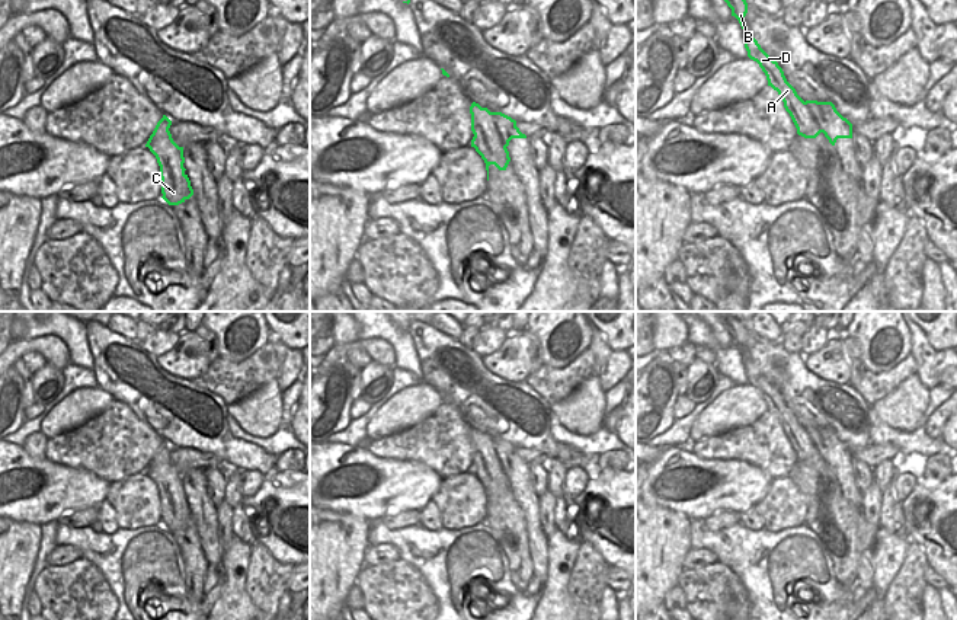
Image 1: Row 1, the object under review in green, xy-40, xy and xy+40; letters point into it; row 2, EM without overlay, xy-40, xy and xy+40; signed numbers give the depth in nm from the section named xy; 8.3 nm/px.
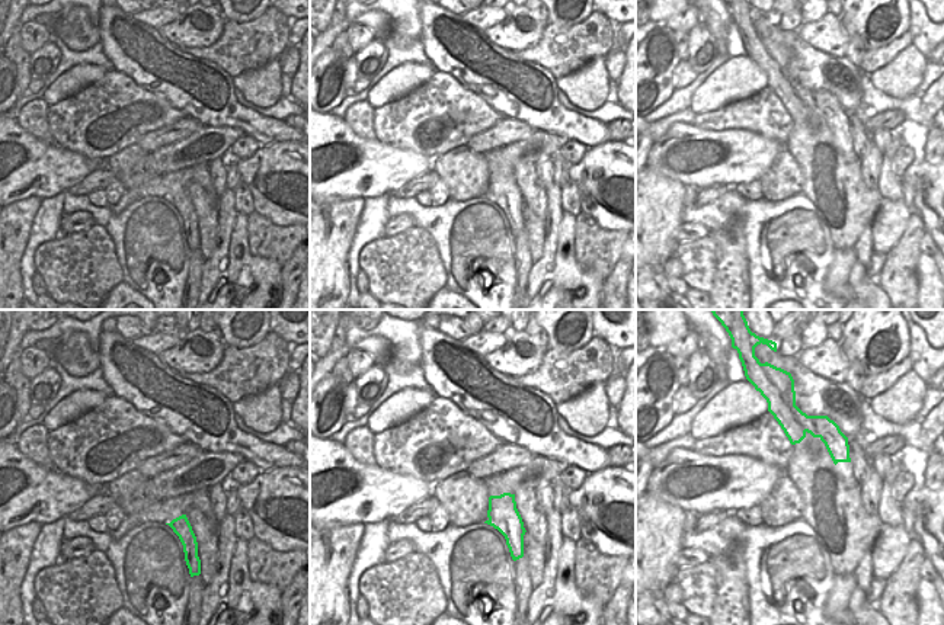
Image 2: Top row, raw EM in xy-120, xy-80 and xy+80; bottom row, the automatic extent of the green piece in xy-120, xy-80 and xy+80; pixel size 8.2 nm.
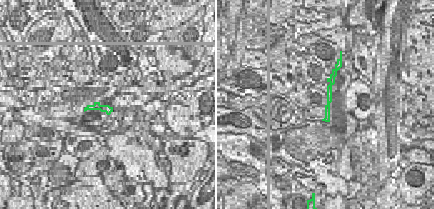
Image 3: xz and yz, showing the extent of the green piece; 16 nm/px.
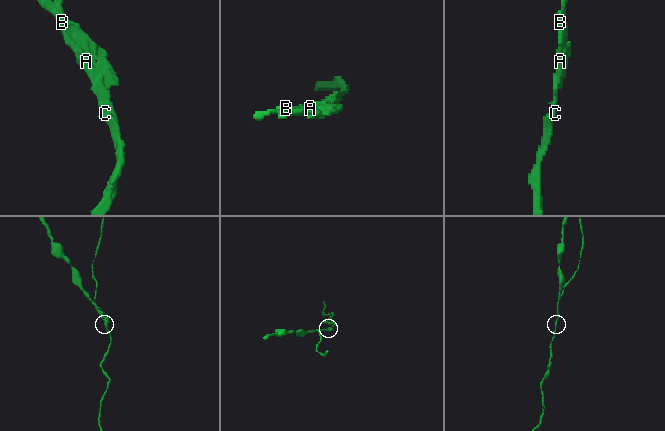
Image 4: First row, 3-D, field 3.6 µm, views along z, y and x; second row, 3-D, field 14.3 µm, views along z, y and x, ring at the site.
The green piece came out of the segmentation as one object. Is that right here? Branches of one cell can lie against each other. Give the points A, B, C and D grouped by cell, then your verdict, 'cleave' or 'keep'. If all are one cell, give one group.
groups A C D / B; cleave

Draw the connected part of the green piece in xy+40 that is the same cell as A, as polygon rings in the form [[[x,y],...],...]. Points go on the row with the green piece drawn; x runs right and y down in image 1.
[[[765,51],[750,57],[756,61],[766,76],[768,86],[778,92],[784,102],[785,111],[790,114],[797,134],[804,138],[816,138],[822,131],[814,115],[806,102],[797,95],[796,89],[787,82],[782,68]]]

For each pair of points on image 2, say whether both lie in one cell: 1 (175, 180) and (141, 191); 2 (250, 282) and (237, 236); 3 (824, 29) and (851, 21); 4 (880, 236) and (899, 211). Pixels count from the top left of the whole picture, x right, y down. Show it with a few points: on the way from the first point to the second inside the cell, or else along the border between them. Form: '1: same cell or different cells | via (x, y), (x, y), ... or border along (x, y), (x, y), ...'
1: same cell | via (166, 185), (150, 189)
2: same cell | via (243, 271), (236, 257), (237, 247)
3: different cells | border along (838, 16), (848, 38)
4: same cell | via (886, 230), (893, 217)

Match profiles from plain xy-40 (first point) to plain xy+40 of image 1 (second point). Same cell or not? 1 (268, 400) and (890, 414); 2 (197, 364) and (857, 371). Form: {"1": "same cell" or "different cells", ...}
{"1": "same cell", "2": "different cells"}

